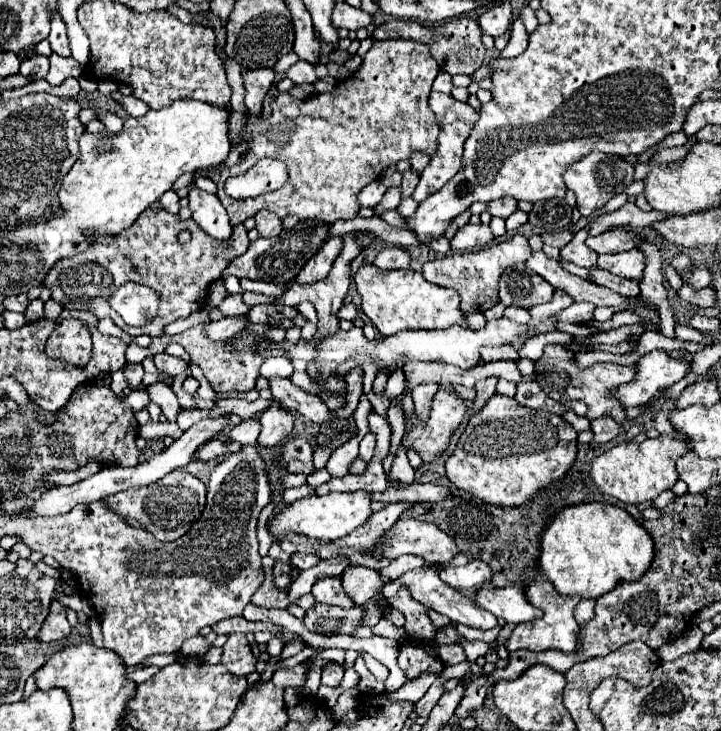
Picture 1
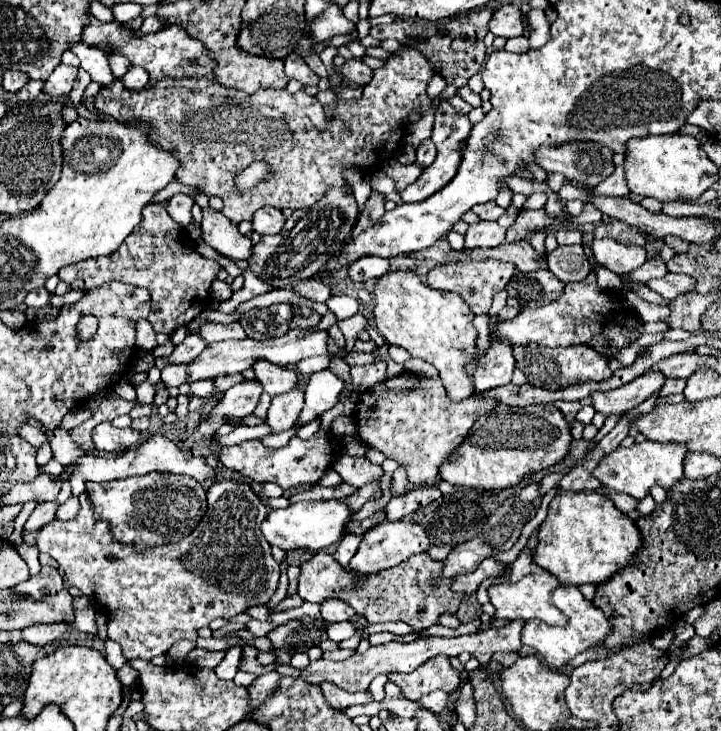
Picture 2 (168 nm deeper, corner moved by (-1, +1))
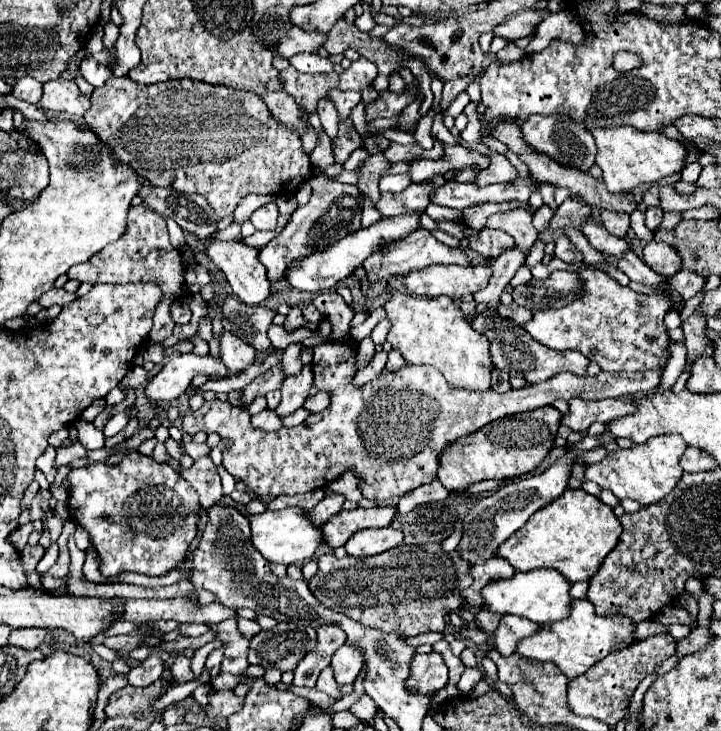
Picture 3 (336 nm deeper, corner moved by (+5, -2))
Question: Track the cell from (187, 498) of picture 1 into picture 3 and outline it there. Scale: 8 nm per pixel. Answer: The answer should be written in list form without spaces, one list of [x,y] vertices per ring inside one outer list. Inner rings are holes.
[[[133,451],[115,467],[107,463],[89,463],[89,467],[85,469],[73,469],[67,479],[71,483],[71,519],[89,531],[91,545],[101,557],[101,575],[111,577],[123,571],[165,575],[185,559],[187,549],[197,535],[201,505],[193,487],[189,483],[183,483],[173,467],[165,463],[155,463],[151,457]]]

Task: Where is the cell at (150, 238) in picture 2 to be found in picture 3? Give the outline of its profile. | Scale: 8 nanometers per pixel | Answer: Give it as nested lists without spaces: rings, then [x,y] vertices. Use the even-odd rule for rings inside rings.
[[[139,205],[129,209],[129,227],[123,239],[115,241],[111,247],[105,247],[99,251],[99,255],[93,255],[87,263],[73,265],[67,271],[69,279],[77,279],[79,283],[155,283],[161,287],[163,297],[173,295],[179,299],[183,295],[185,285],[185,265],[181,251],[177,251],[167,235],[165,219],[155,213],[153,209]]]

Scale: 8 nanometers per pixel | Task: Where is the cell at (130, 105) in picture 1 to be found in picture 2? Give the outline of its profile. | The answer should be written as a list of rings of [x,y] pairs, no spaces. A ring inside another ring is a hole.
[[[77,44],[73,46],[73,50],[79,60],[81,60],[81,68],[91,76],[91,80],[99,82],[101,86],[107,86],[111,84],[115,78],[111,74],[111,68],[109,68],[109,62],[107,62],[107,54],[101,52],[101,50],[95,50],[95,48],[89,48],[85,44]]]

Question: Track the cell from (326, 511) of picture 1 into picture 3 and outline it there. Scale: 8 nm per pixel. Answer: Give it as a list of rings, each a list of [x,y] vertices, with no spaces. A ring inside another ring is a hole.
[[[287,507],[281,511],[265,511],[261,515],[251,515],[251,543],[263,557],[267,557],[273,563],[283,565],[301,565],[309,561],[315,553],[315,549],[323,543],[323,531],[321,527],[313,525],[309,511],[301,507]]]

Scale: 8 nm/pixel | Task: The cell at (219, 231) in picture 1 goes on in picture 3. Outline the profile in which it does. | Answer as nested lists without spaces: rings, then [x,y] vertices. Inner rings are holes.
[[[211,235],[205,239],[205,249],[243,303],[259,305],[269,297],[271,287],[265,279],[263,265],[257,261],[255,247],[241,241],[219,241]]]

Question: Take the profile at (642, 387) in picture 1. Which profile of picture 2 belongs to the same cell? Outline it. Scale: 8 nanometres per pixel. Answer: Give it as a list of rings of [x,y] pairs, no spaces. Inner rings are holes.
[[[647,372],[621,388],[615,388],[609,392],[591,392],[589,398],[591,398],[591,406],[595,408],[595,412],[601,412],[605,416],[625,414],[627,410],[635,408],[637,404],[645,402],[651,394],[661,390],[663,384],[665,384],[663,374]]]

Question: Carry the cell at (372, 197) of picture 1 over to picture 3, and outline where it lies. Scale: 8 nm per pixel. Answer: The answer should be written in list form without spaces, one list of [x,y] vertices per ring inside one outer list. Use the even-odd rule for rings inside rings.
[[[391,175],[391,177],[383,177],[383,179],[379,181],[379,189],[381,189],[383,193],[387,193],[387,191],[399,193],[399,191],[403,191],[409,183],[411,183],[409,175]]]

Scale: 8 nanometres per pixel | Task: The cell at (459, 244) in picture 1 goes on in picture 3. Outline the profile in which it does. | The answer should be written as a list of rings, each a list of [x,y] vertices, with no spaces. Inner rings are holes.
[[[481,229],[479,233],[475,233],[473,237],[469,237],[469,247],[485,257],[499,257],[501,251],[505,251],[507,247],[513,247],[513,237],[507,235],[505,231],[499,229]]]

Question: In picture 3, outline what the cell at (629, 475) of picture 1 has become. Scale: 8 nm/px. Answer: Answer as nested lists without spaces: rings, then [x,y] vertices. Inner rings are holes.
[[[679,435],[651,437],[643,445],[635,445],[631,449],[617,449],[615,453],[609,453],[603,461],[587,465],[585,477],[601,485],[603,489],[609,489],[619,501],[633,499],[639,501],[641,505],[651,505],[655,501],[661,501],[683,475],[683,469],[679,467],[679,459],[685,449],[687,445]]]

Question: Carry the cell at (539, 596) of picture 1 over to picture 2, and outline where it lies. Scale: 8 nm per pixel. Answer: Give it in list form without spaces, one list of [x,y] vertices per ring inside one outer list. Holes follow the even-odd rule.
[[[559,586],[553,592],[551,602],[569,618],[569,624],[565,628],[555,628],[545,622],[539,622],[539,620],[529,620],[529,622],[525,622],[523,632],[521,632],[521,642],[525,646],[535,648],[547,660],[547,664],[551,668],[565,666],[577,654],[585,652],[591,646],[601,644],[603,638],[609,636],[609,632],[611,632],[609,620],[605,620],[605,614],[601,614],[601,610],[591,600],[587,600],[583,594],[579,594],[577,586]]]

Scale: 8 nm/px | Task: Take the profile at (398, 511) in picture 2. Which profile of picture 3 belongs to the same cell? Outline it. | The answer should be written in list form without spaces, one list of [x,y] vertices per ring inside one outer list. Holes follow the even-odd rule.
[[[435,479],[433,483],[423,485],[423,487],[415,489],[415,491],[409,491],[407,495],[403,495],[403,497],[399,499],[399,503],[397,503],[397,509],[399,509],[401,515],[405,515],[405,513],[409,513],[411,509],[415,509],[417,505],[431,503],[431,501],[441,501],[441,499],[445,499],[447,495],[449,495],[449,491],[441,485],[439,479]]]

